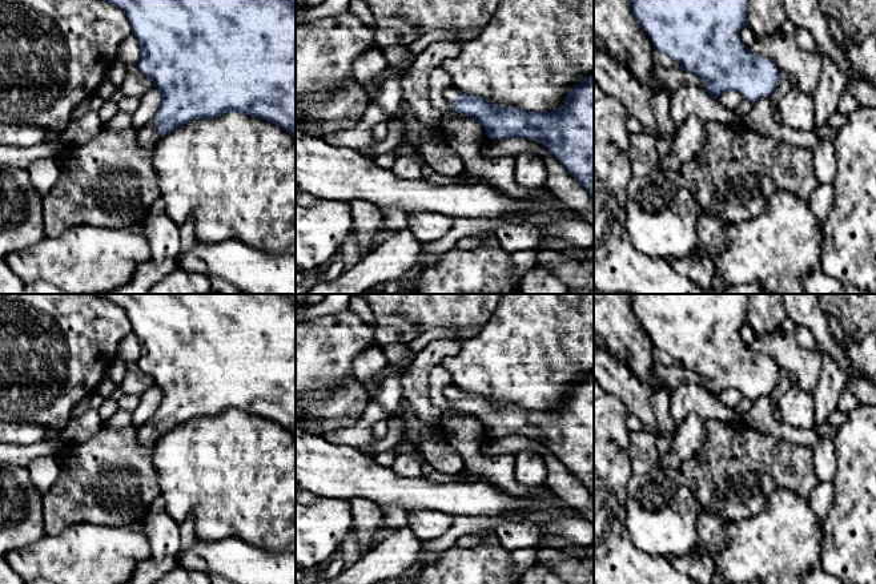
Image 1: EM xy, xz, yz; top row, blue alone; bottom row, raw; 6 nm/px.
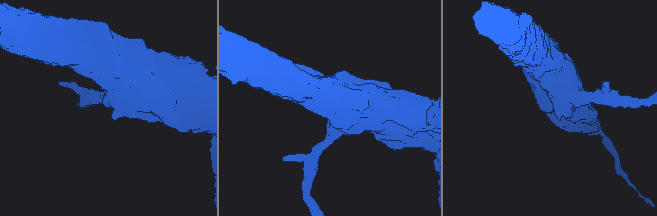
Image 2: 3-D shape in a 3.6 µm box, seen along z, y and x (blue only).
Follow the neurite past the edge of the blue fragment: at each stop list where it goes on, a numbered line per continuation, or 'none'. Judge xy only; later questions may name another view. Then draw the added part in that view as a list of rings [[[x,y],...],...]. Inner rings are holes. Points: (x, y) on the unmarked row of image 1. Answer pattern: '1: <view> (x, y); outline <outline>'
1: xy (147, 434); outline [[[154,418],[138,427],[137,439],[142,448],[153,448],[160,432],[154,426]]]

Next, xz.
1: xz (450, 393); outline [[[454,384],[446,387],[443,391],[443,395],[451,402],[455,399],[457,394],[458,394],[458,388]]]

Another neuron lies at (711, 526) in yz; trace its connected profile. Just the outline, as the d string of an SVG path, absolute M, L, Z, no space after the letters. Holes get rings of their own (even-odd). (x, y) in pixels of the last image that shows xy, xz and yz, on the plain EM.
M702 510L698 516L696 543L702 545L708 556L723 551L727 547L724 525L727 521L707 510Z

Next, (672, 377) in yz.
M658 363L651 368L648 383L662 383L671 390L686 383L699 384L704 388L707 387L707 382L692 371L678 366L664 367Z

